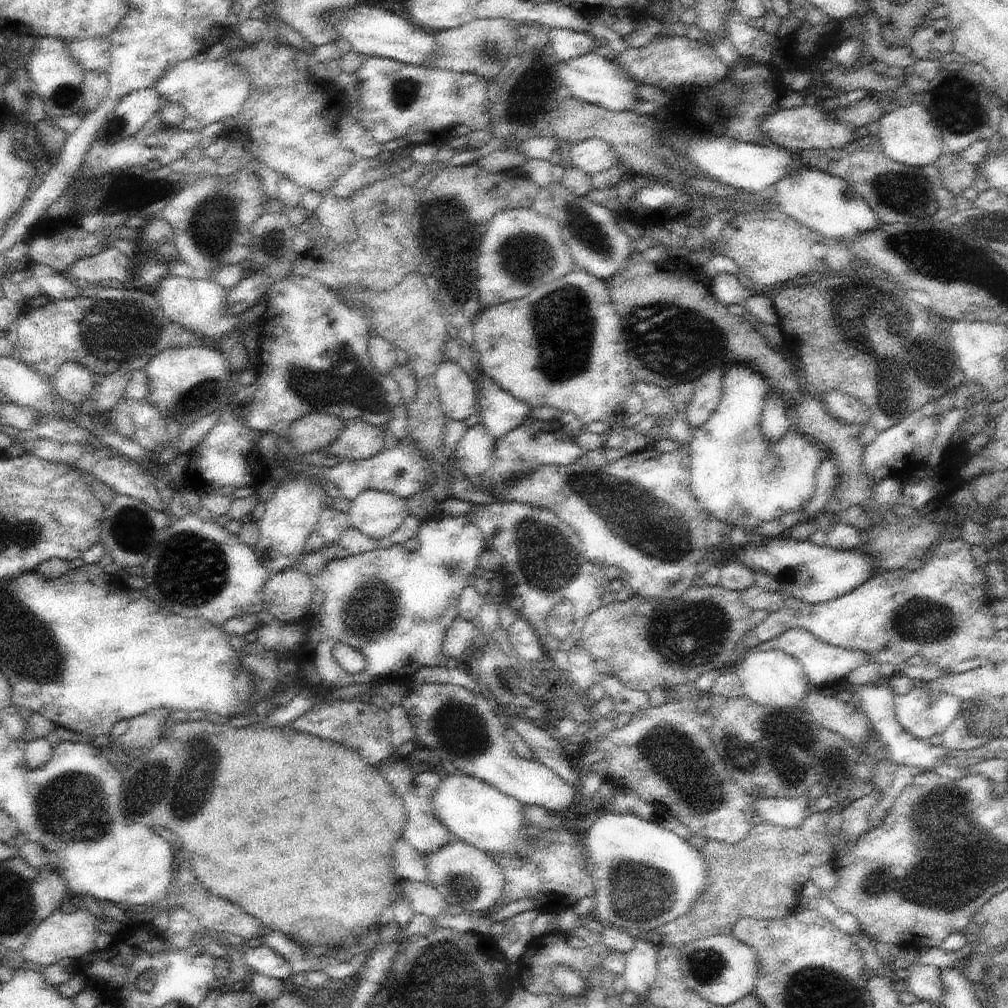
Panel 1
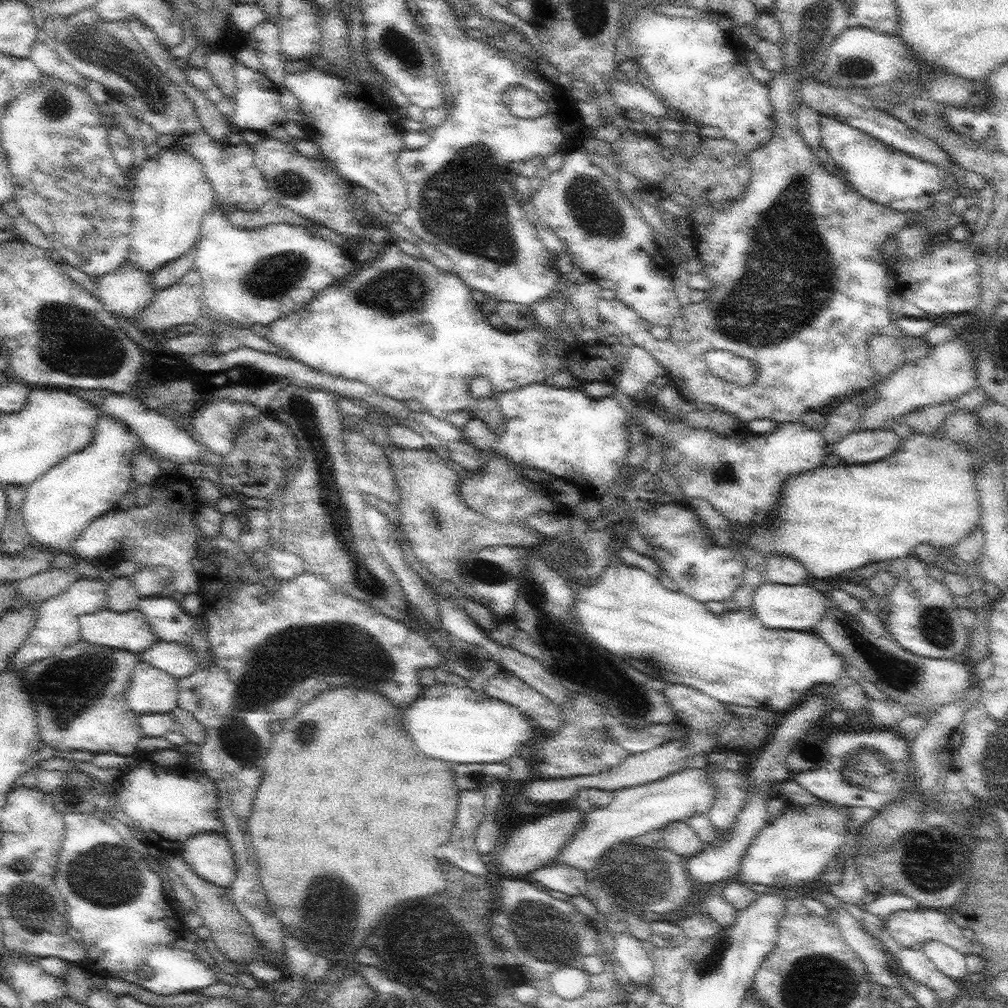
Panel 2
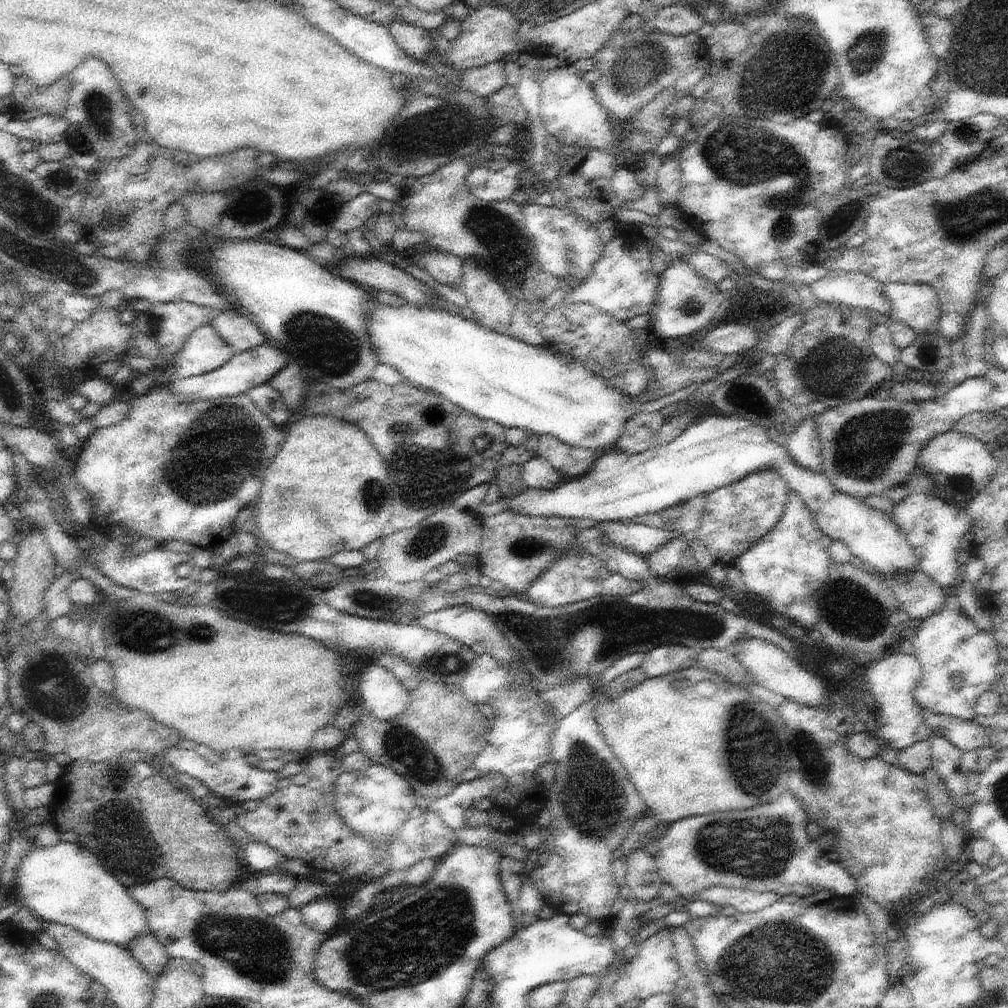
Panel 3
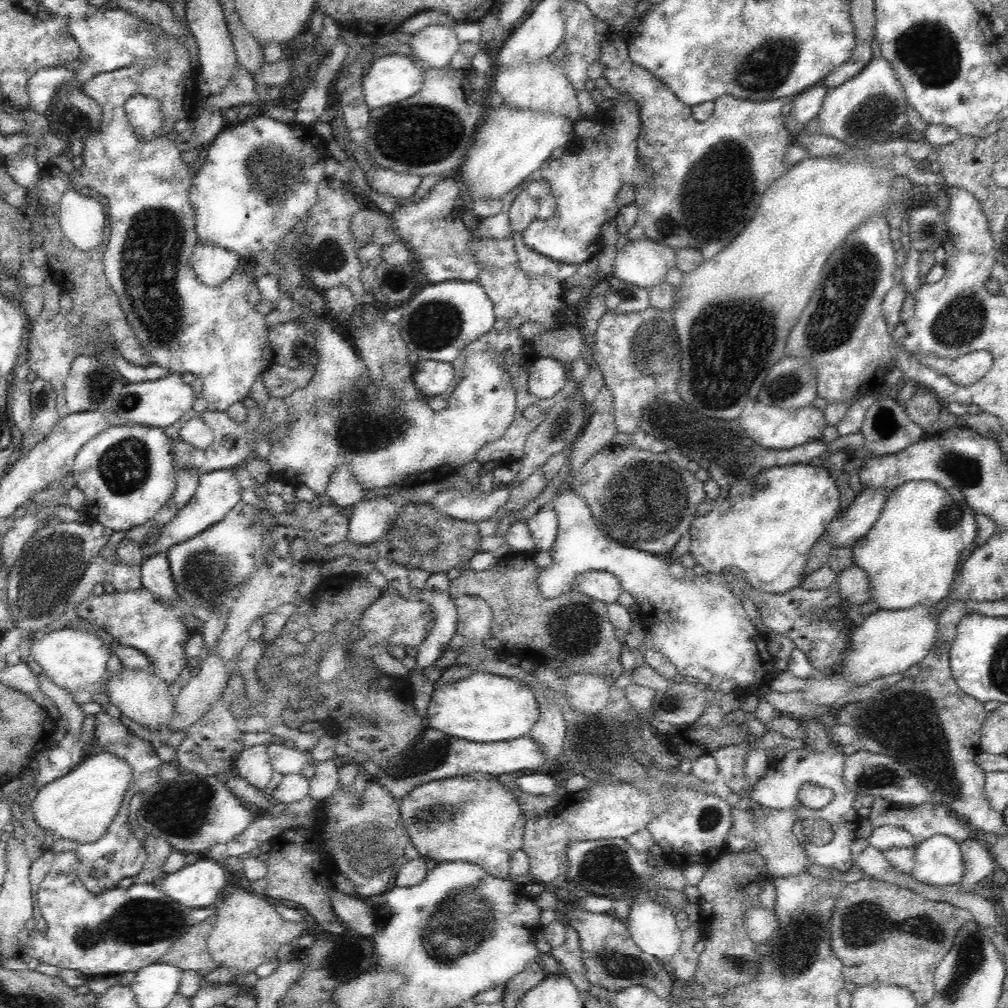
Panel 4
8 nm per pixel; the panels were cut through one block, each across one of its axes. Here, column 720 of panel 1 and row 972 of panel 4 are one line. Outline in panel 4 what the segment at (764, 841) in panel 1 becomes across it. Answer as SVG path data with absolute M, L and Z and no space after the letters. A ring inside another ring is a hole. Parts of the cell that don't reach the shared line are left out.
M866 876L844 885L837 900L832 920L830 920L830 937L832 949L842 961L841 972L845 981L854 983L856 987L874 982L894 983L906 987L915 996L920 1007L930 1002L934 996L936 968L952 950L958 930L966 922L974 920L968 910L957 908L948 902L933 902L908 887Z

